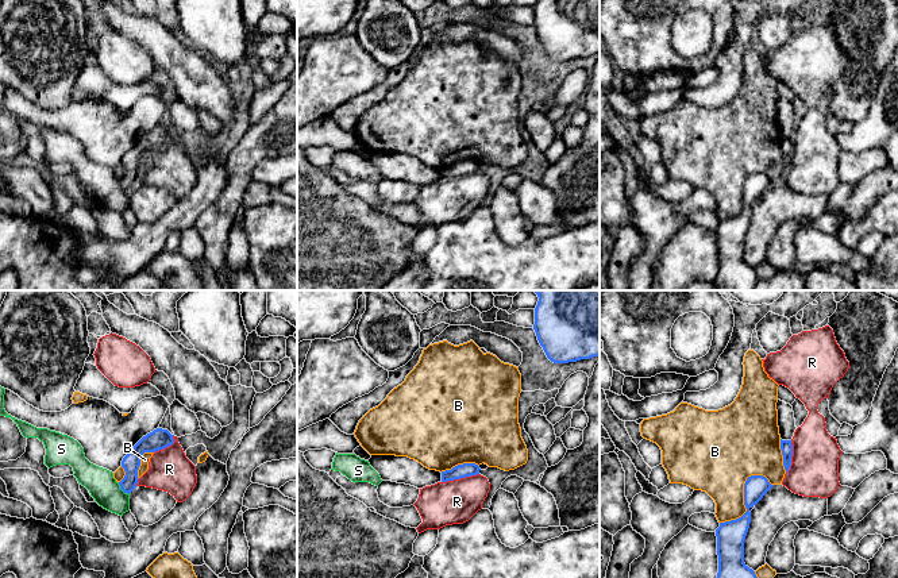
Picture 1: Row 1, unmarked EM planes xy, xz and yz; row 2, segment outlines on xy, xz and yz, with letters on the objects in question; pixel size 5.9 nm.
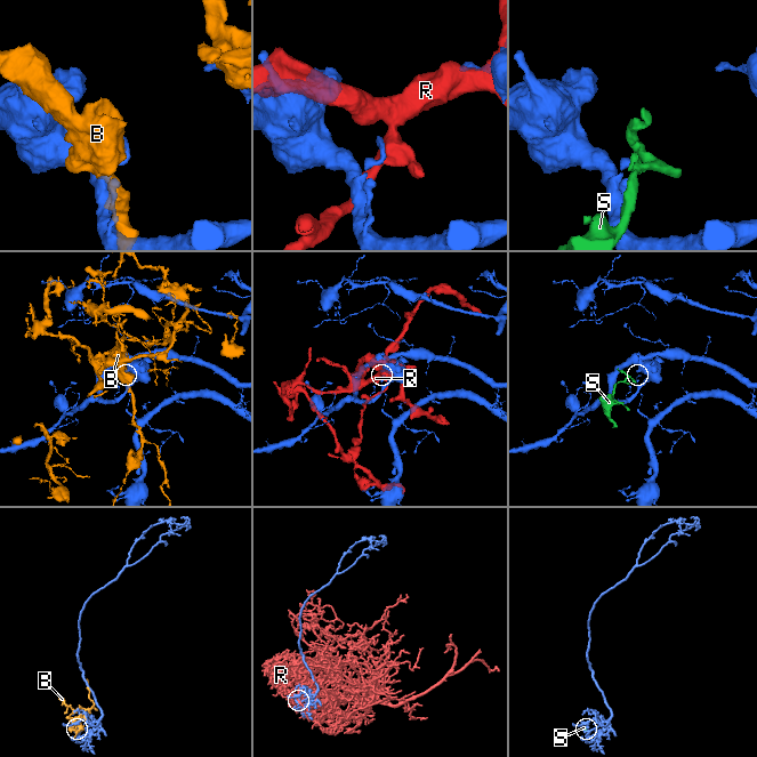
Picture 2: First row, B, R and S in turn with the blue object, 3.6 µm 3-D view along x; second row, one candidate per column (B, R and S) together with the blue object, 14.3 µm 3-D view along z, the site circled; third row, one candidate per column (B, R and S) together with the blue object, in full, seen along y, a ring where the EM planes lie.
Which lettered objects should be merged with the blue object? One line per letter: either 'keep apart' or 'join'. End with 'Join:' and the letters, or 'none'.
B: keep apart
R: keep apart
S: keep apart
Join: none

